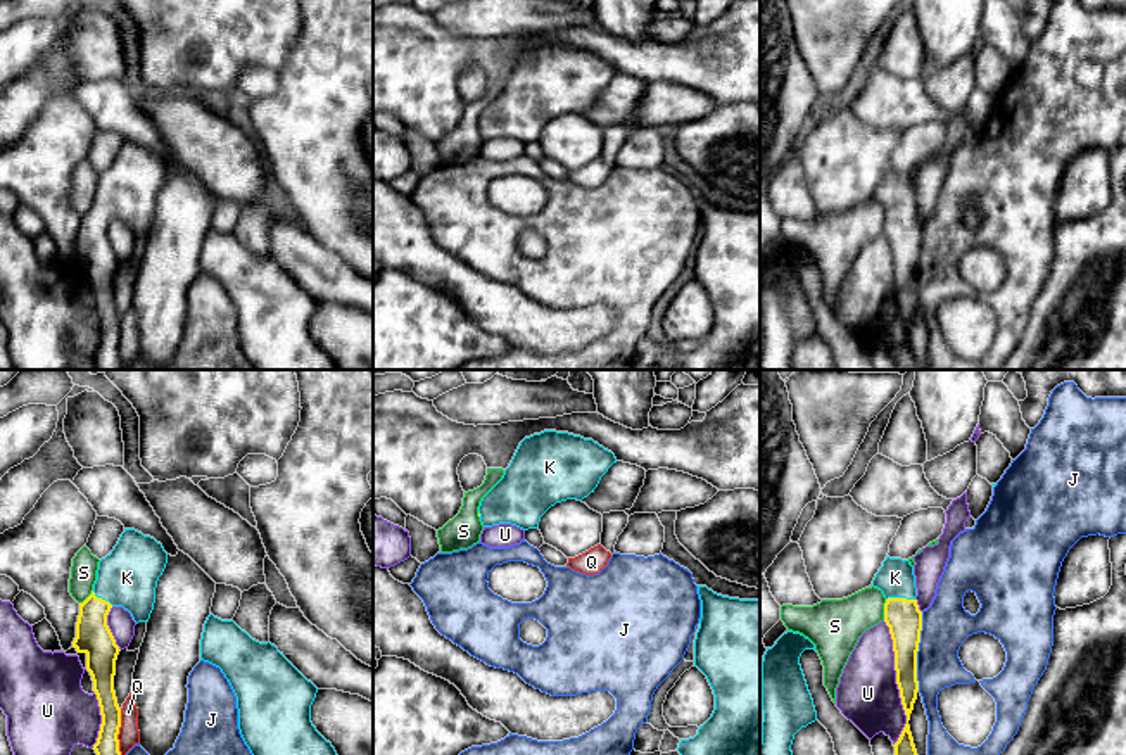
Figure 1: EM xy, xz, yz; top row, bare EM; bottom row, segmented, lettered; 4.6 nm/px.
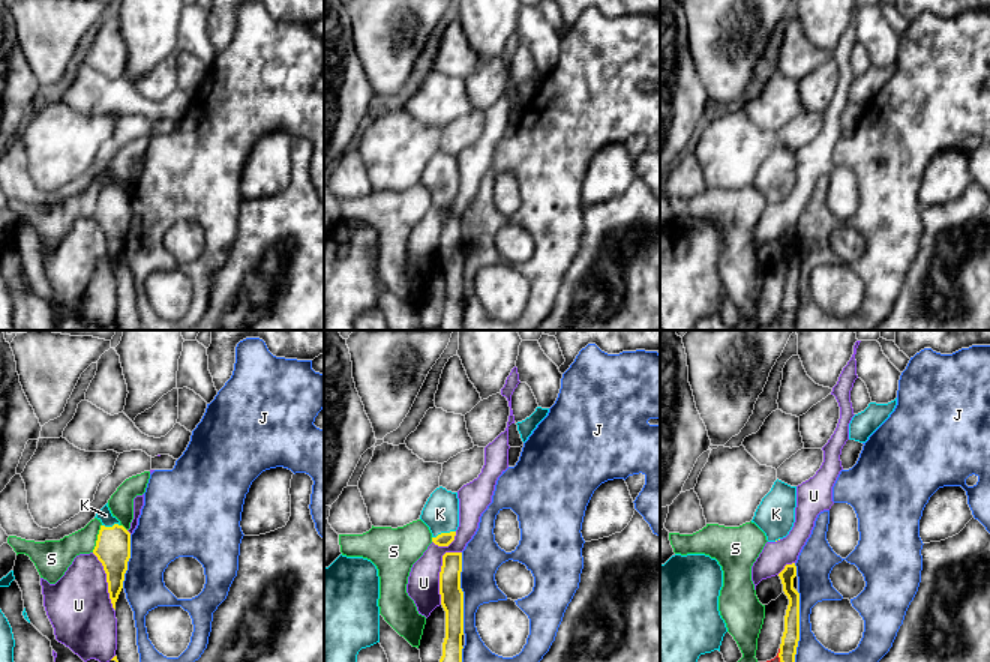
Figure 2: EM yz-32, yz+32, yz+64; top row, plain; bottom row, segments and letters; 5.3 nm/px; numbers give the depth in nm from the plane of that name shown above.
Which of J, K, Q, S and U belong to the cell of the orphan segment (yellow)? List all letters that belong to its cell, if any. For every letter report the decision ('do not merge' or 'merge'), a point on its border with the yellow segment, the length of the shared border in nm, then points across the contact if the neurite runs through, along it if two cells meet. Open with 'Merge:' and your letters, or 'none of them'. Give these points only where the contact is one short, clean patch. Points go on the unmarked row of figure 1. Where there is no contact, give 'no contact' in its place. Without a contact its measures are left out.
Merge: K
J: do not merge; contact yz (917, 263); length 360 nm
K: merge; contact yz (900, 211); length 140 nm; way yz (902, 228), (900, 211), (895, 190)
Q: do not merge; contact xy (118, 346); length 220 nm; border xy (121, 322), (120, 368)
S: do not merge; contact yz (885, 223); length 100 nm; border yz (886, 213), (883, 232)
U: do not merge; contact yz (897, 296); length 600 nm

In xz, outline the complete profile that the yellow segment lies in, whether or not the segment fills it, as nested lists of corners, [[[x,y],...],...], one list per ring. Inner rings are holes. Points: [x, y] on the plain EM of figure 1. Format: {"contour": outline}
{"contour": [[[556,43],[525,50],[503,92],[482,111],[478,119],[480,135],[484,140],[511,136],[523,143],[537,142],[541,130],[556,116],[582,114],[594,105],[613,76],[617,76],[615,67],[592,52]]]}

